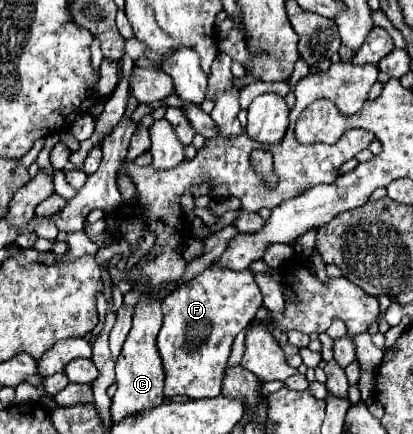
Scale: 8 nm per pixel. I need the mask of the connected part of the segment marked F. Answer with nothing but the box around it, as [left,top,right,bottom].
[157,263,261,399]

